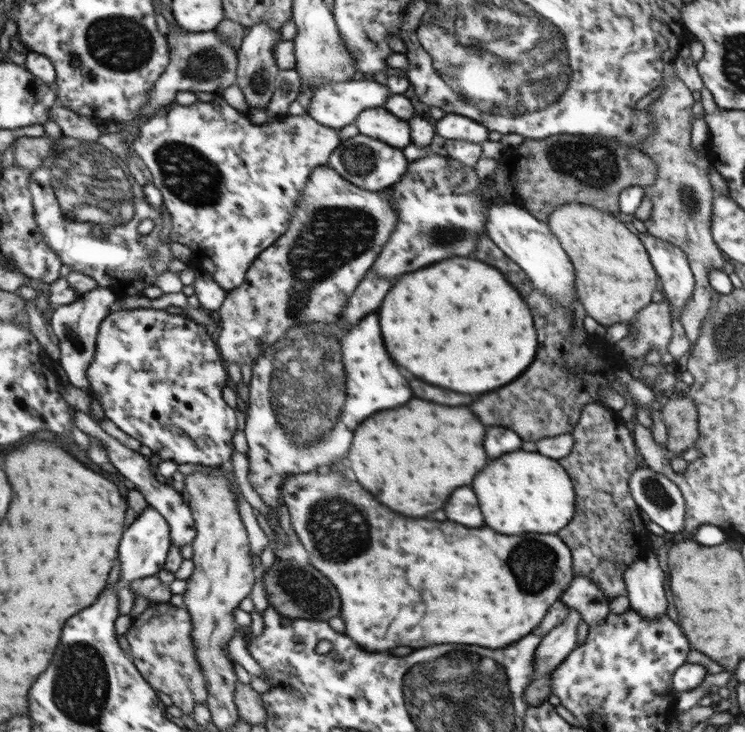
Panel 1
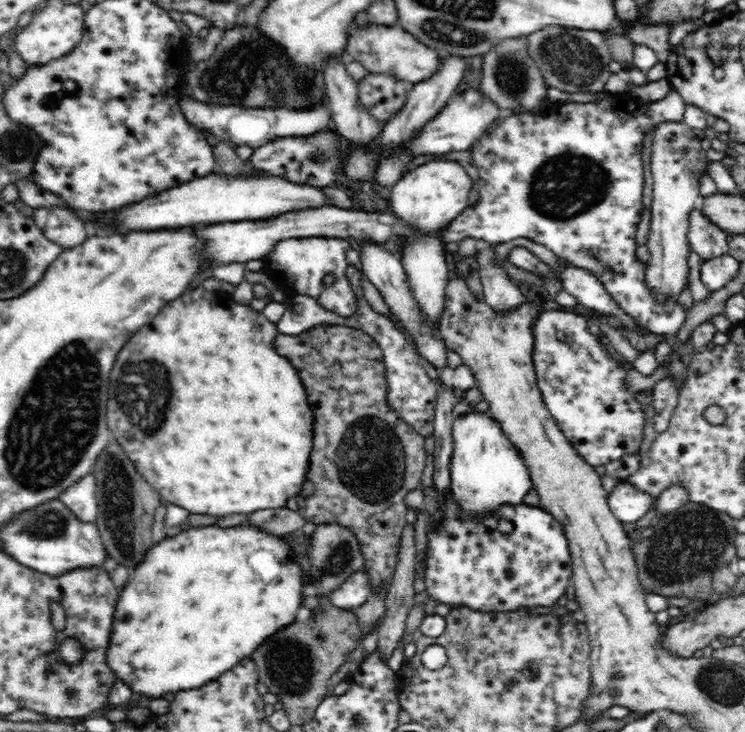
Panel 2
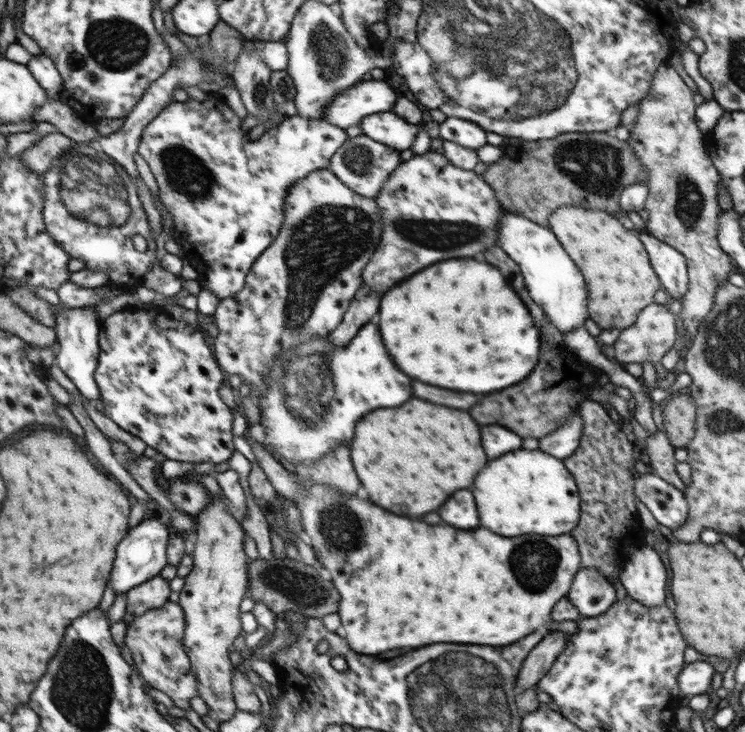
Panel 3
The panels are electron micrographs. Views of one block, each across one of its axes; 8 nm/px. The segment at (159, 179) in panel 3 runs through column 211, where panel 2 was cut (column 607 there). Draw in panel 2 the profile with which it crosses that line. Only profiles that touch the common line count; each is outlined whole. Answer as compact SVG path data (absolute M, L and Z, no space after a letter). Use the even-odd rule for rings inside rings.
M671 90L670 94L662 100L650 101L650 104L644 104L644 106L638 106L638 108L632 108L634 104L630 102L630 114L628 114L628 104L624 102L622 106L622 100L606 100L604 99L589 101L586 103L563 103L556 114L542 114L542 113L506 113L502 114L500 118L491 122L488 126L486 134L482 135L482 138L478 142L474 142L471 147L472 160L478 169L478 180L476 180L474 186L480 193L480 200L476 204L469 206L466 210L462 211L456 218L453 218L440 232L439 240L448 245L449 242L460 242L464 238L475 238L476 240L486 240L490 244L498 244L502 242L510 242L514 238L528 238L544 245L550 249L558 258L563 258L566 262L571 263L576 268L582 268L588 270L591 274L594 274L602 285L606 287L606 291L610 293L610 296L614 298L616 303L620 304L620 307L631 314L632 318L643 326L646 330L652 331L654 334L666 335L666 342L658 344L655 348L655 355L659 363L668 363L672 361L669 358L669 352L672 350L677 330L682 326L685 321L686 312L682 308L680 303L676 300L657 300L655 294L647 287L645 283L646 278L646 264L636 258L635 250L638 247L636 245L636 227L640 222L640 217L644 212L644 205L642 205L642 198L644 198L644 162L642 161L642 149L644 146L644 138L646 138L646 132L654 132L656 126L660 122L680 122L683 120L683 114L686 110L686 101L682 98L682 95L675 90Z

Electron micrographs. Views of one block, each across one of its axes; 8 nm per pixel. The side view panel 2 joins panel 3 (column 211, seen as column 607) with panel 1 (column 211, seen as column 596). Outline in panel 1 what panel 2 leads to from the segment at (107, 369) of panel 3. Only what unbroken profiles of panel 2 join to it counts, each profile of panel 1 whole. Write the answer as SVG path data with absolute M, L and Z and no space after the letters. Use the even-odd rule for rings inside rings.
M117 308L108 313L108 316L101 322L95 360L86 372L91 384L90 394L92 398L100 402L102 409L104 409L105 418L112 420L118 428L121 428L132 438L139 440L142 445L148 446L153 454L160 456L162 461L173 460L177 464L203 464L214 467L221 465L234 454L232 436L237 430L238 418L236 418L235 410L228 406L223 399L225 380L228 380L229 375L227 366L217 349L217 344L210 337L210 332L211 330L196 323L190 317L170 314L166 309L137 308L130 310Z

